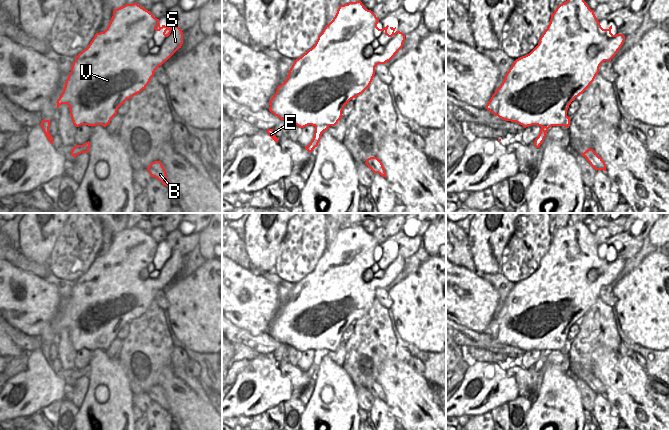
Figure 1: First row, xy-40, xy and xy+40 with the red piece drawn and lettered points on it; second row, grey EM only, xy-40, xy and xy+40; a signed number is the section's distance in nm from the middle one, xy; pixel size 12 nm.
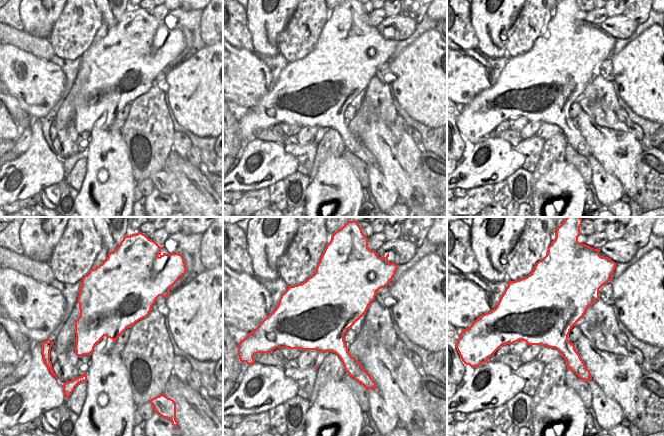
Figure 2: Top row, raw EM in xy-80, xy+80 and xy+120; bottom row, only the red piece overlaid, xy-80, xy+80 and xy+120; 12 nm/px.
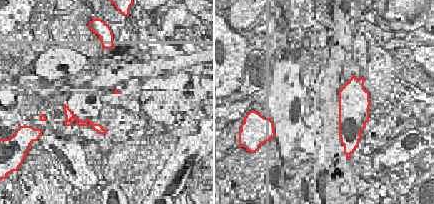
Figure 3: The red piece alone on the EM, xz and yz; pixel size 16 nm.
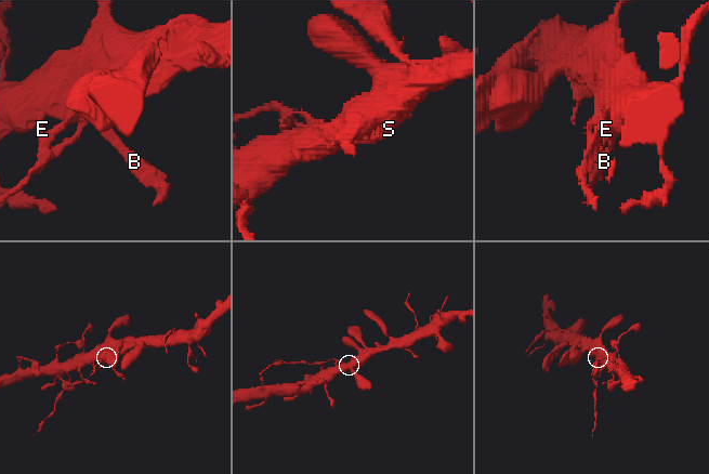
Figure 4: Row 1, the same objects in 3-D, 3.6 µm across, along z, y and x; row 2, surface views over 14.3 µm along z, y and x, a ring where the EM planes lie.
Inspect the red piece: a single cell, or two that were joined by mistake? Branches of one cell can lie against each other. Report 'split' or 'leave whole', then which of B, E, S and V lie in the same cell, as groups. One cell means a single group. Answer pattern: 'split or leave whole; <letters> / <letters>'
split; B S V / E

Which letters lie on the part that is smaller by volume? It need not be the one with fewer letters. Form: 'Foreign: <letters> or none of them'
Foreign: E

